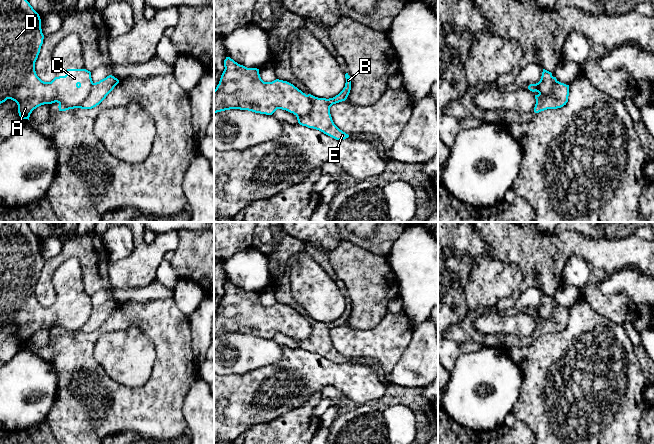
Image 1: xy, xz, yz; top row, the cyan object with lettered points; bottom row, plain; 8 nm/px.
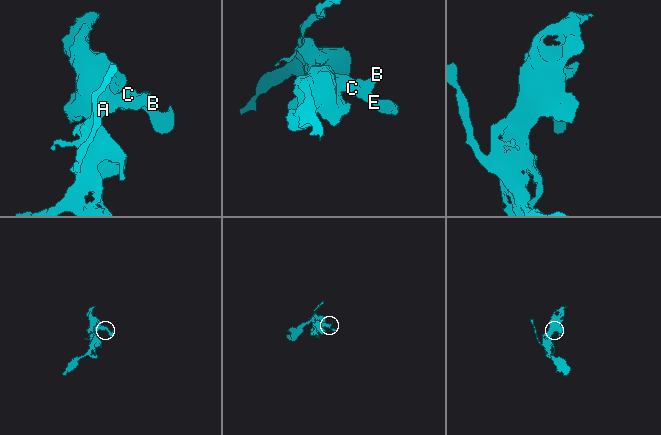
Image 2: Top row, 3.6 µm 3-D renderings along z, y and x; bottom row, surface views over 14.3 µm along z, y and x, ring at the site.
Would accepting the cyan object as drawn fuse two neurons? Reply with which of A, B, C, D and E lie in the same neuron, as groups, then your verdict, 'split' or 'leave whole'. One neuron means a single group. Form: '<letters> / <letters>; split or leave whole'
A C D / B E; split

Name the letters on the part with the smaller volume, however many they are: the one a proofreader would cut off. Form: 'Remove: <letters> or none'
Remove: B, E

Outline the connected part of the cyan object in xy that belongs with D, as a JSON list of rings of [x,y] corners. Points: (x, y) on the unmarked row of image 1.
[[[0,222],[0,328],[7,323],[15,325],[23,343],[29,344],[32,335],[44,328],[57,326],[67,329],[69,333],[79,332],[93,308],[91,296],[86,293],[67,293],[65,300],[55,301],[51,306],[42,305],[36,298],[35,286],[43,263],[40,240],[25,222]]]

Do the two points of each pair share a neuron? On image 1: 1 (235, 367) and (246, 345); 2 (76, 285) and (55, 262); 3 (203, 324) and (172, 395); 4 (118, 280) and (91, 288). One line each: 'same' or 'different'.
1: same
2: different
3: different
4: different

